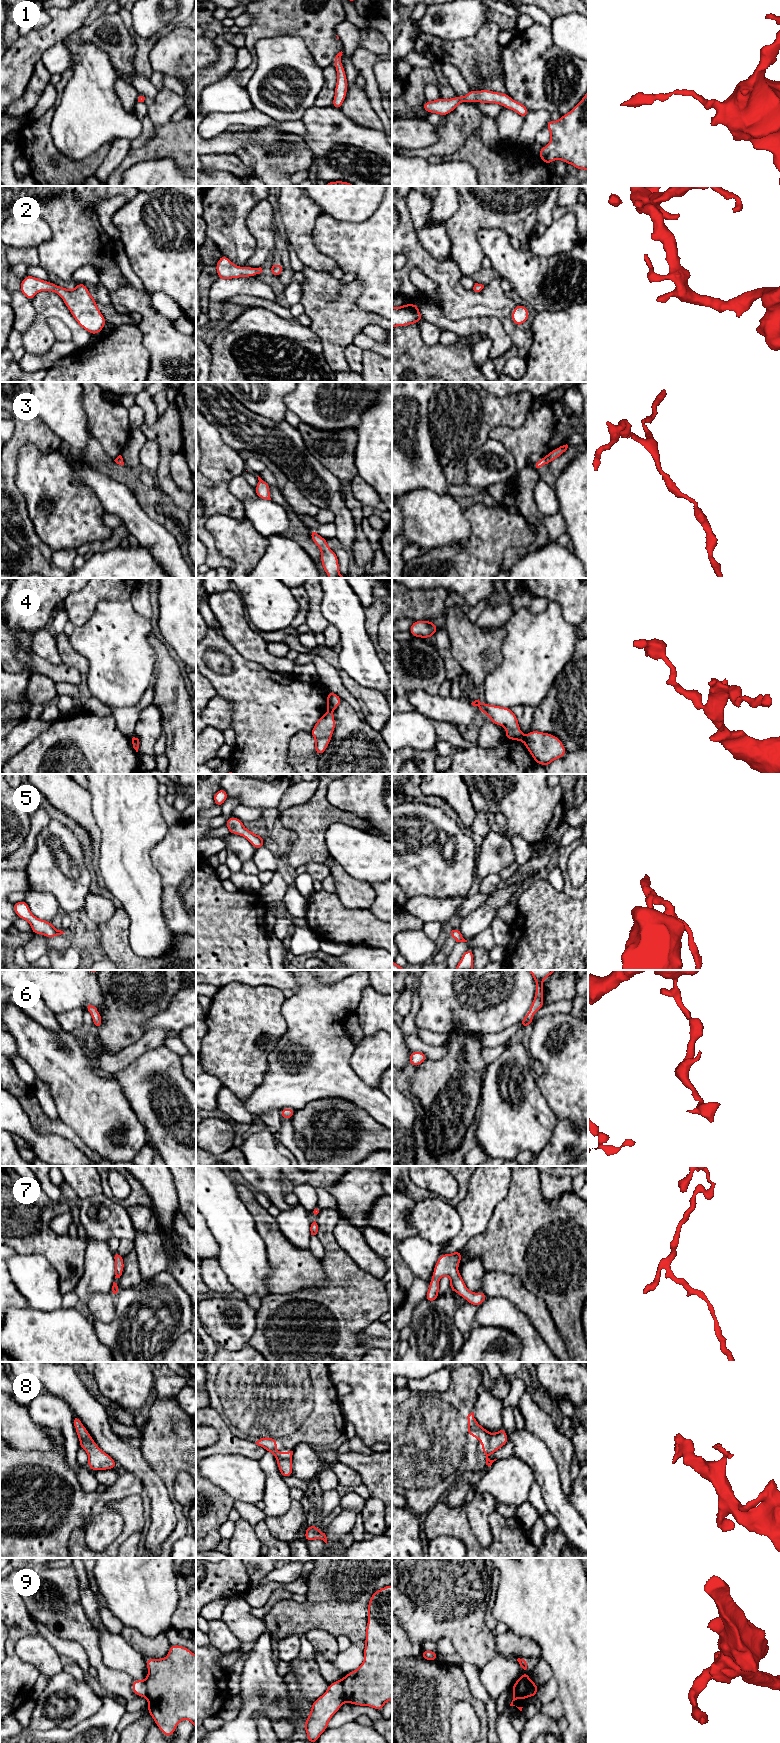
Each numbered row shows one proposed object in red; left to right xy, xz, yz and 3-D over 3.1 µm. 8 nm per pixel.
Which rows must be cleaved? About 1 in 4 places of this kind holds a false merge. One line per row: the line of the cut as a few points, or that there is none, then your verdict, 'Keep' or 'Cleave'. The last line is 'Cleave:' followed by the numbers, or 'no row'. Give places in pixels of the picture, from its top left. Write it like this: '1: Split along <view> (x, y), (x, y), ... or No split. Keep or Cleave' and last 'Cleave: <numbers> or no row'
1: No split. Keep
2: No split. Keep
3: No split. Keep
4: Split along yz (525, 736), (523, 740). Cleave
5: No split. Keep
6: No split. Keep
7: No split. Keep
8: No split. Keep
9: Split along xz (340, 1680), (346, 1701). Cleave
Cleave: 4, 9

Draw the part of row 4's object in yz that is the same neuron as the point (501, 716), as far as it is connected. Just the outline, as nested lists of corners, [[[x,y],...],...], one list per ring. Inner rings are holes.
[[[479,699],[475,700],[471,704],[474,707],[478,706],[480,712],[487,714],[492,723],[498,726],[504,726],[506,728],[506,739],[521,742],[525,740],[525,736],[519,728],[518,718],[512,712],[512,709],[497,705],[489,705],[486,702],[481,704]]]

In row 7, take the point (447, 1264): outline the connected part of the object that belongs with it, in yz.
[[[460,1250],[452,1254],[442,1254],[439,1256],[425,1298],[428,1302],[434,1302],[437,1299],[439,1295],[439,1280],[444,1275],[450,1278],[450,1290],[457,1292],[470,1304],[480,1306],[487,1299],[488,1296],[484,1292],[474,1293],[466,1287],[457,1269],[461,1258],[462,1254]]]

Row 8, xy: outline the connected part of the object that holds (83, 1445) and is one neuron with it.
[[[75,1418],[74,1426],[80,1441],[80,1448],[84,1449],[89,1456],[87,1462],[89,1468],[94,1472],[99,1470],[115,1469],[117,1466],[115,1460],[97,1446],[79,1419]]]

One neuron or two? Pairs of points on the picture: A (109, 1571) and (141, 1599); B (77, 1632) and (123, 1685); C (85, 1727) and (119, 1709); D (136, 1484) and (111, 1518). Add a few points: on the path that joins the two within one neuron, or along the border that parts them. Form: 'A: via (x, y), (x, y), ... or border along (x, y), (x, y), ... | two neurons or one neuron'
A: via (117, 1575), (133, 1591) | one neuron
B: via (91, 1646), (96, 1662), (109, 1675) | one neuron
C: via (93, 1725), (100, 1725), (111, 1714) | one neuron
D: via (124, 1487), (111, 1494), (102, 1503), (102, 1506) | one neuron

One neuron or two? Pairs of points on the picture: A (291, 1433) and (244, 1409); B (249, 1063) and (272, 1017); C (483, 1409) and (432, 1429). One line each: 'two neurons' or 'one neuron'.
A: one neuron
B: one neuron
C: two neurons

